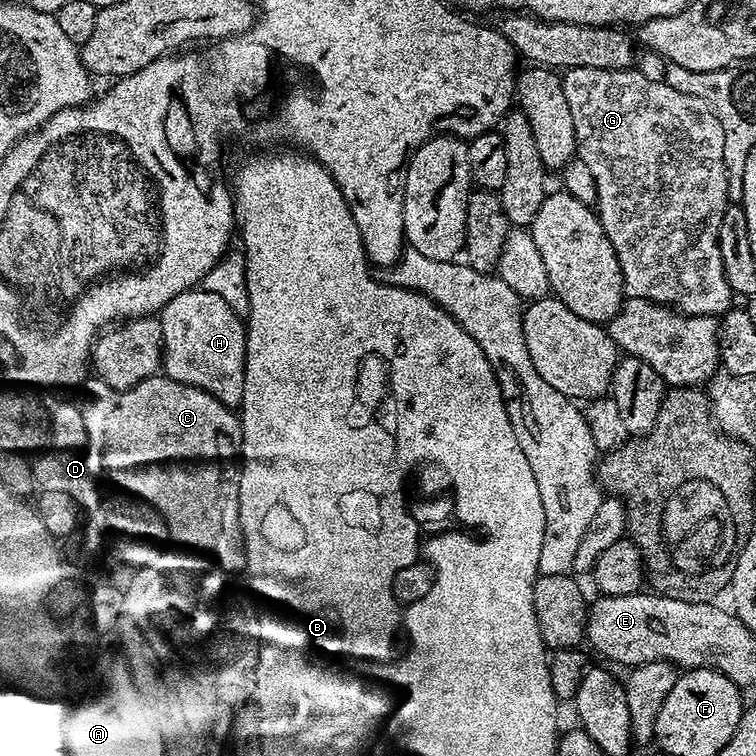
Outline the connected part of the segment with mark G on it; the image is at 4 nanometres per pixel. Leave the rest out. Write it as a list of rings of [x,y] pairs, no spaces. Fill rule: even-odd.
[[[569,68],[563,73],[562,79],[566,90],[566,102],[570,102],[570,115],[574,117],[576,156],[582,162],[586,162],[590,174],[594,174],[596,187],[594,208],[606,230],[606,238],[610,238],[610,246],[614,246],[614,254],[618,254],[625,293],[628,296],[652,300],[655,304],[674,306],[677,312],[686,316],[719,317],[727,312],[733,307],[734,294],[722,270],[722,254],[718,254],[718,225],[722,223],[722,214],[729,206],[728,179],[722,154],[724,135],[714,110],[702,98],[694,98],[694,94],[682,94],[682,90],[674,90],[674,86],[664,82],[650,82],[650,78],[646,78],[641,72],[627,68],[622,70]]]

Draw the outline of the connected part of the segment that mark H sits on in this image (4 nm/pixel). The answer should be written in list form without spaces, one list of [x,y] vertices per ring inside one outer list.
[[[203,290],[170,298],[158,319],[164,335],[163,375],[214,394],[227,408],[239,406],[244,389],[245,321],[226,306],[221,296]]]

